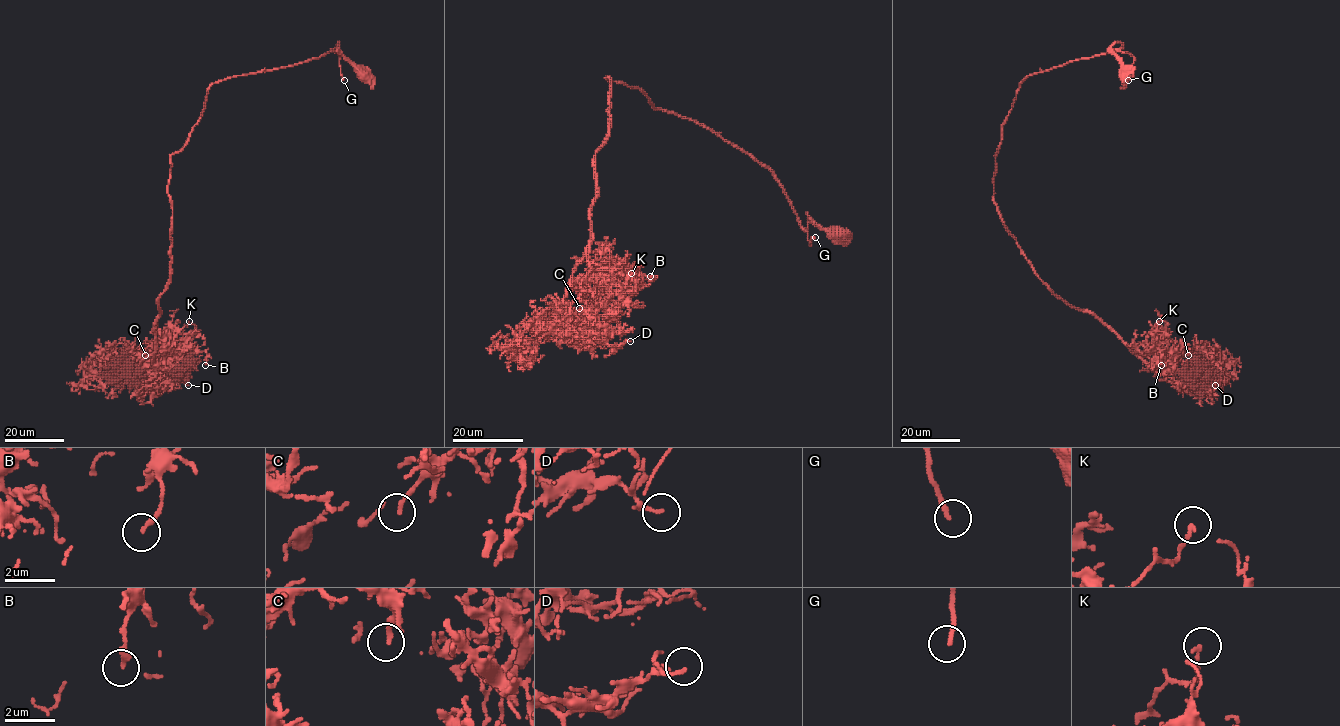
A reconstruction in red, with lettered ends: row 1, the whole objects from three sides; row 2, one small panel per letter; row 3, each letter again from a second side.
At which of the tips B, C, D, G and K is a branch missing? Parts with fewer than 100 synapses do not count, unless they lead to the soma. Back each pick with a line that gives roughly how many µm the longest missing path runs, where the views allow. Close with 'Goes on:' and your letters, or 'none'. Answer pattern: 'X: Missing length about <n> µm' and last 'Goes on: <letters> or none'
G: Missing length about 110 µm
Goes on: G

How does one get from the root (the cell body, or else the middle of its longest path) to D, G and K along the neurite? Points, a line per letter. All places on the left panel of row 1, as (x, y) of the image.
D: (364, 74), (338, 41), (214, 82), (170, 156), (170, 282), (146, 388), (188, 385)
G: (364, 74), (342, 55), (338, 41), (333, 50), (339, 56), (344, 80)
K: (364, 74), (338, 41), (211, 85), (170, 156), (170, 282), (153, 366), (189, 321)

